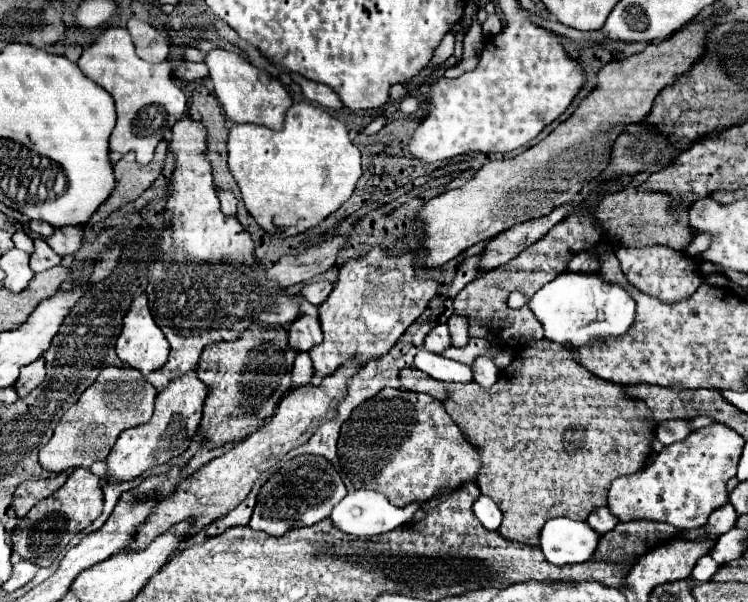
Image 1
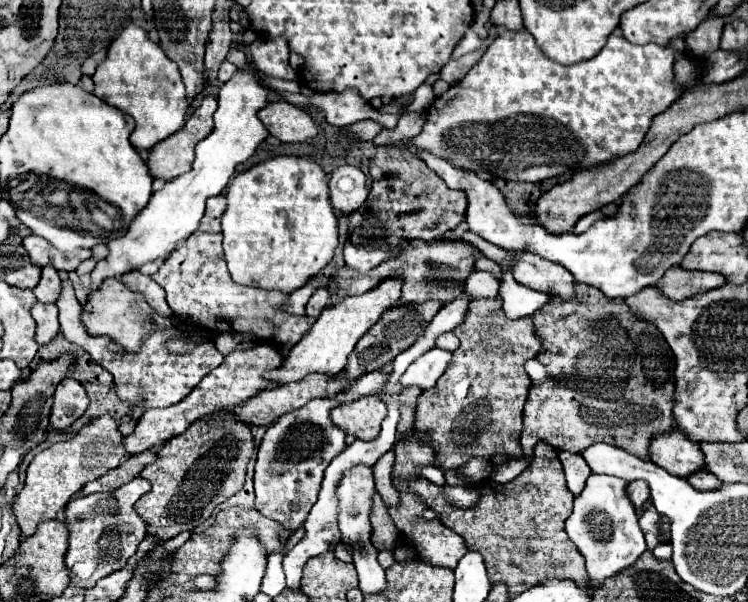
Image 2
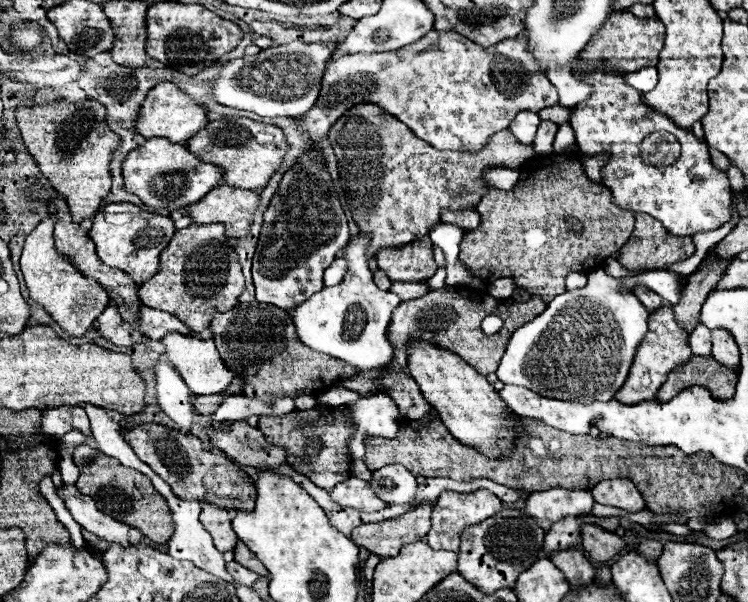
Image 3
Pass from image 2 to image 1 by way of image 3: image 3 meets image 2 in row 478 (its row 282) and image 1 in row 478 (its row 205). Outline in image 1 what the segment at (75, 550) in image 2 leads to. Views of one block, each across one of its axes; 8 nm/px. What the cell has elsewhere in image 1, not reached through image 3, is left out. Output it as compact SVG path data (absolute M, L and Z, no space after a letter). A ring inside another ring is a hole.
M196 370L170 380L168 386L156 396L156 408L154 408L154 416L150 418L150 422L138 428L124 430L120 438L116 440L110 456L106 458L108 480L110 482L132 480L140 476L144 470L156 464L164 464L172 456L182 454L190 446L196 430L200 428L202 406L204 406L206 394L208 394L208 386L198 378Z

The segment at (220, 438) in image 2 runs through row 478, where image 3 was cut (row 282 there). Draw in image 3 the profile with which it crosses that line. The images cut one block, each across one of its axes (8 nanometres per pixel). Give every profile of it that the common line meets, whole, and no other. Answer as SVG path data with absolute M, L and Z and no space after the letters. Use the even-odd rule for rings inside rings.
M192 224L176 230L174 238L160 254L158 272L138 288L142 306L180 318L196 334L208 328L212 316L234 308L238 296L244 292L244 276L238 256L234 248L228 246L228 240L230 238L224 236L222 224Z

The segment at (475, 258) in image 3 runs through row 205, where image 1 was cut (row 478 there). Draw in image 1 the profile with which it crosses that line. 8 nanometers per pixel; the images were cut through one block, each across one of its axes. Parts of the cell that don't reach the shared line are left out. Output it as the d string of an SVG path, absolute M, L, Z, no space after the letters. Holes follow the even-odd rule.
M532 340L532 342L528 342L522 350L518 350L514 354L512 364L506 370L502 370L500 378L496 380L496 384L492 388L482 388L482 386L478 386L478 382L472 380L472 382L466 382L466 384L450 382L450 384L446 384L446 390L450 394L446 398L446 402L444 402L446 412L466 432L466 438L474 446L480 448L482 470L478 474L478 488L480 488L482 494L490 496L498 504L498 508L502 510L504 520L502 520L502 526L498 528L498 534L502 534L502 538L506 538L506 540L538 546L540 544L540 530L542 530L546 520L556 518L556 516L566 516L570 520L586 520L588 514L594 508L606 506L606 494L608 494L608 488L610 488L612 480L618 478L618 476L624 476L624 474L638 472L644 466L644 462L646 462L646 456L650 456L648 440L654 436L654 428L650 426L650 410L648 410L648 406L642 400L632 398L628 394L628 386L614 384L614 382L608 382L608 380L602 380L602 378L594 376L580 362L576 362L572 350L568 350L566 346L556 344L556 342L548 342L548 340Z

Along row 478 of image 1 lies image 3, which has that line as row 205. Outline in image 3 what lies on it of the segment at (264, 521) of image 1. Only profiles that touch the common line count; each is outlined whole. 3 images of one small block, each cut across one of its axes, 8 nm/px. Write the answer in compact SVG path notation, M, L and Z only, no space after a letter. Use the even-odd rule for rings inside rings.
M308 152L300 156L296 164L282 174L278 192L274 194L270 206L264 212L264 222L262 222L262 230L258 236L258 246L252 262L252 276L254 276L258 302L266 302L290 310L298 306L302 300L308 300L312 294L320 292L324 288L322 284L324 270L332 264L334 254L348 244L348 238L350 232L348 232L346 216L338 200L332 176L326 168L324 152Z

